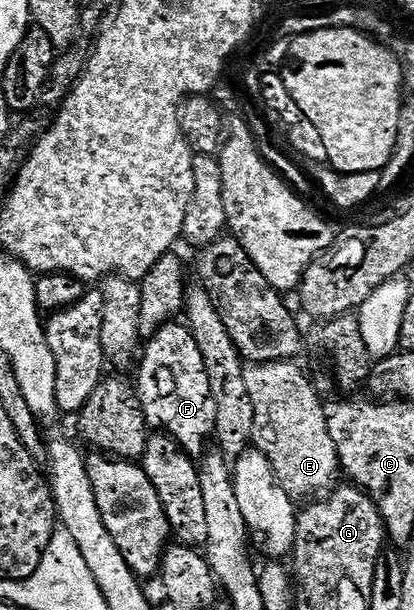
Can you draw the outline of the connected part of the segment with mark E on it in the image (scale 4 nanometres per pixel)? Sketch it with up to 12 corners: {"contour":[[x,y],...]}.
{"contour":[[292,360],[248,365],[255,449],[292,499],[338,459],[325,403]]}

